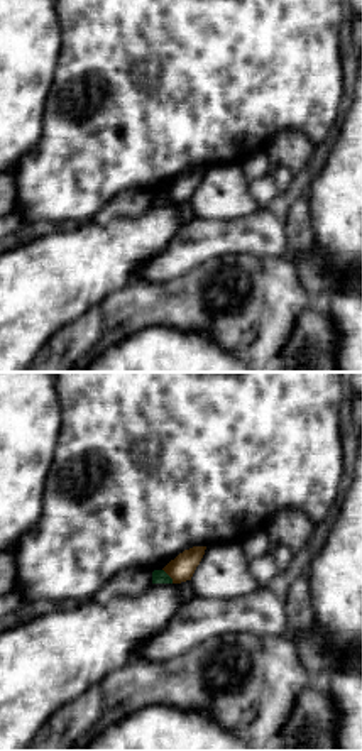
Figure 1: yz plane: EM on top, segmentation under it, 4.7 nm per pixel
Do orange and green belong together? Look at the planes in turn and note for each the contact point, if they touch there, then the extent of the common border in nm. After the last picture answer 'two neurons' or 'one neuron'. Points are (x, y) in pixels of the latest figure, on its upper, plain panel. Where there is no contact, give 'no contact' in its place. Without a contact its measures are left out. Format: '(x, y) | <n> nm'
(168, 195) | 90 nm

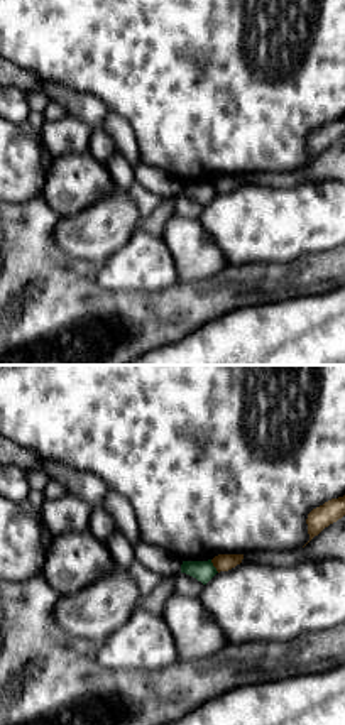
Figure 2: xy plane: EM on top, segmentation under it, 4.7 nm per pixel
(213, 186) | 80 nm

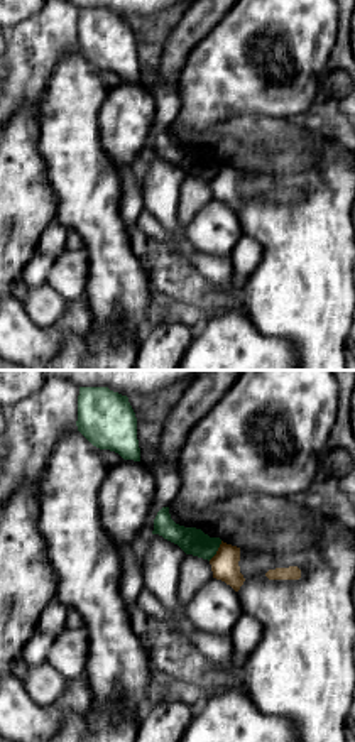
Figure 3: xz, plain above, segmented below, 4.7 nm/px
(217, 173) | 120 nm

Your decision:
two neurons

